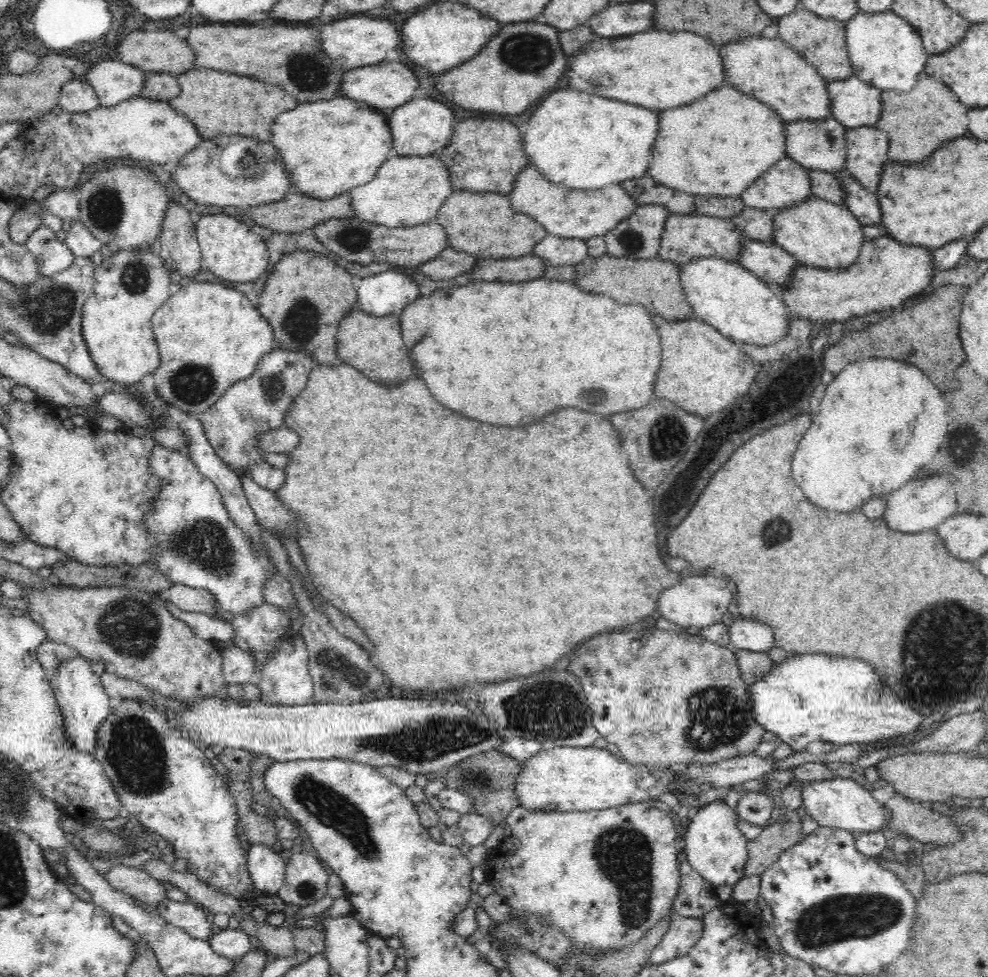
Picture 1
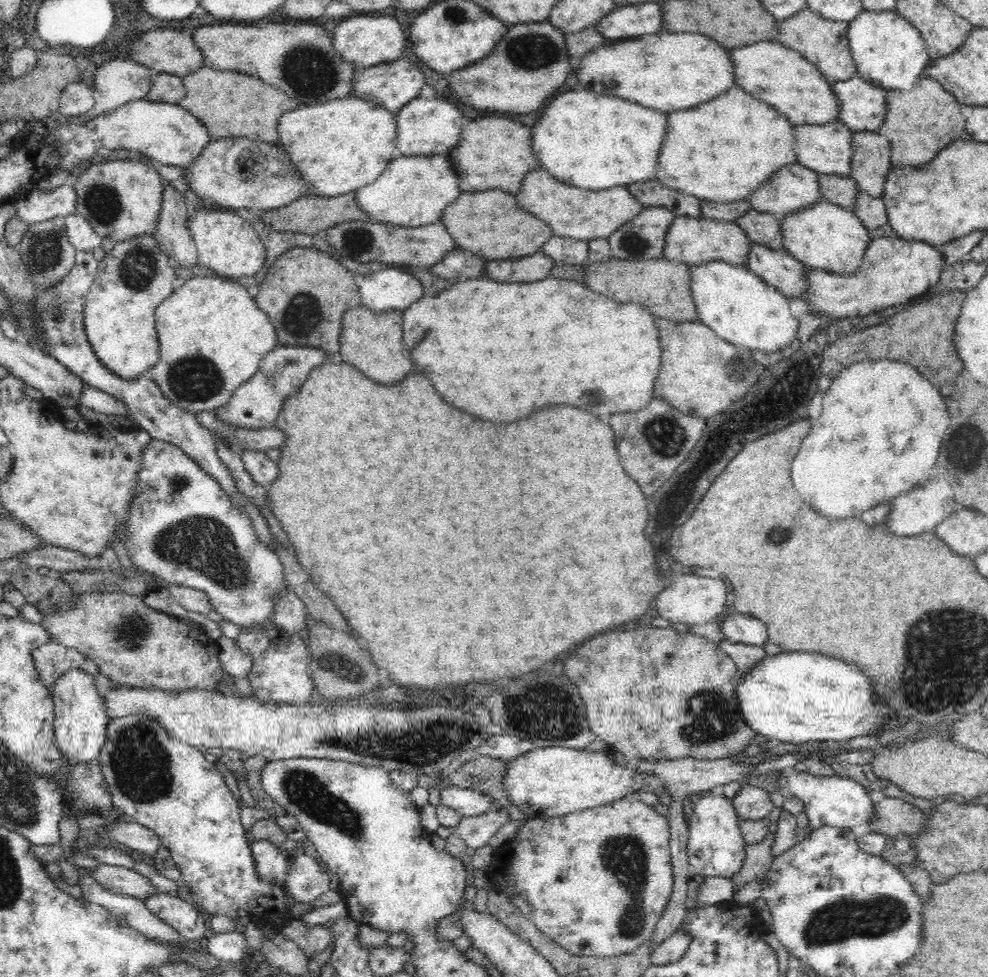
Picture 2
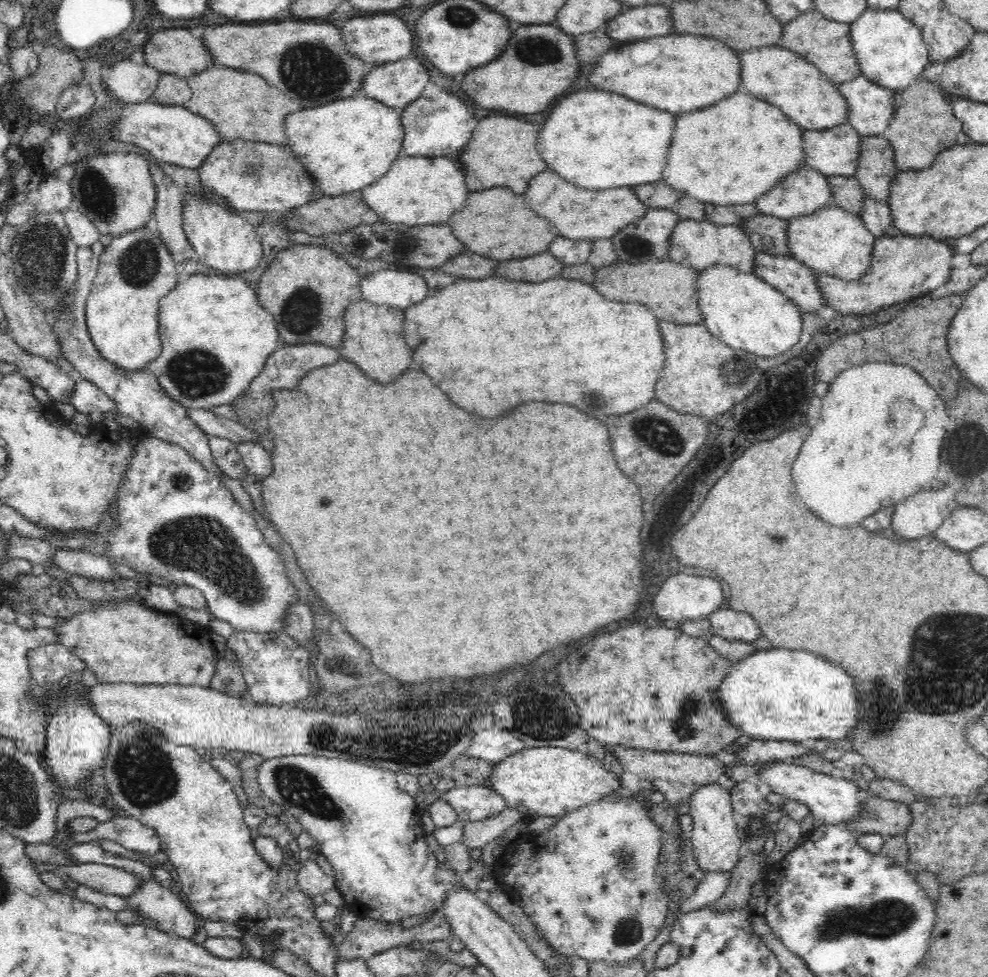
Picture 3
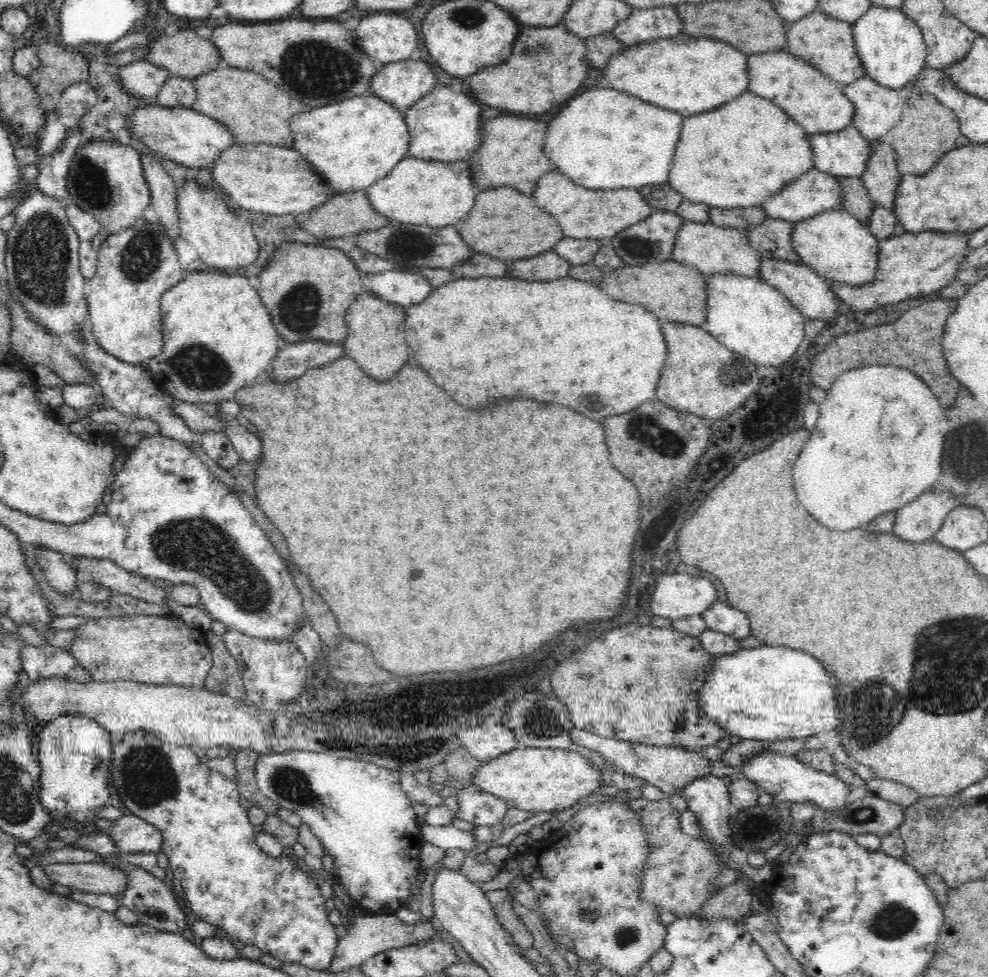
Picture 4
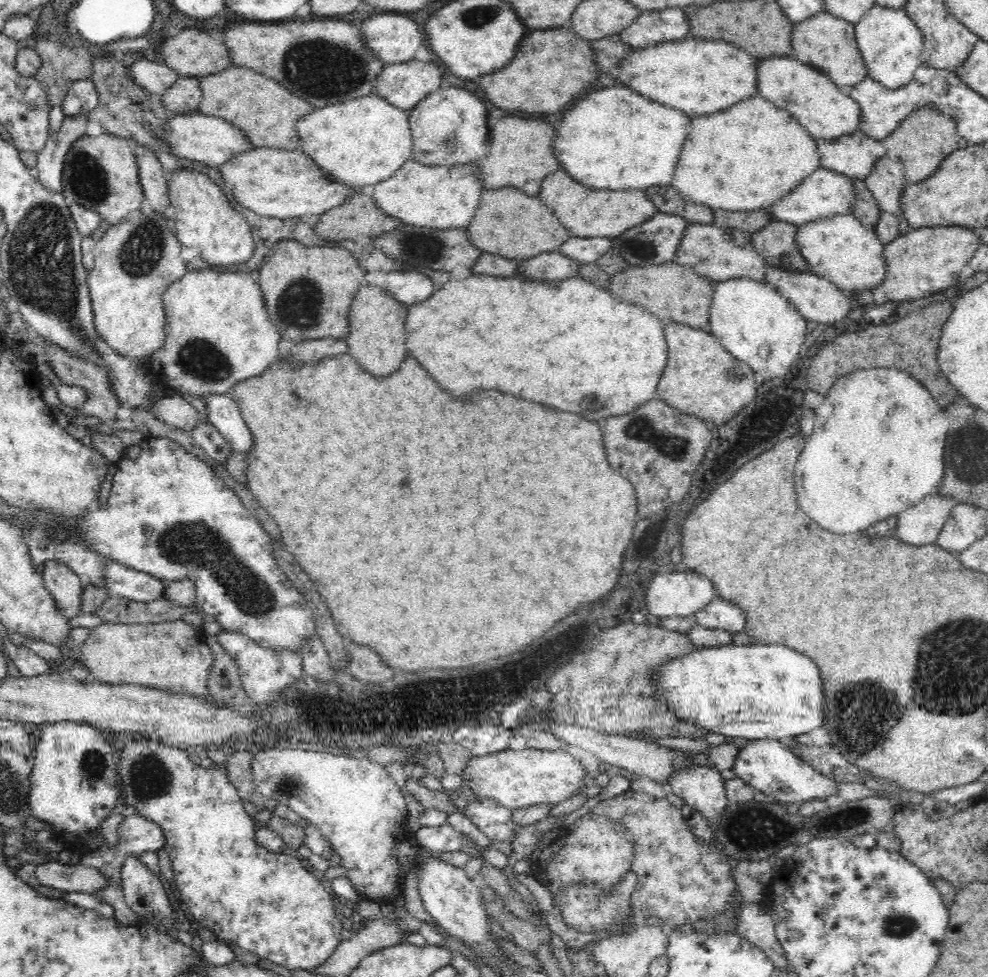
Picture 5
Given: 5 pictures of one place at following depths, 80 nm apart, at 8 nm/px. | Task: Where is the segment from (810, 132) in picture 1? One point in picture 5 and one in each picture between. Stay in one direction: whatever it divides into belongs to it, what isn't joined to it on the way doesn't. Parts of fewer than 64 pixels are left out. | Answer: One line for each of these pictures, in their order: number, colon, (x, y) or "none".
2: (825, 148)
3: (834, 150)
4: (842, 153)
5: (853, 154)

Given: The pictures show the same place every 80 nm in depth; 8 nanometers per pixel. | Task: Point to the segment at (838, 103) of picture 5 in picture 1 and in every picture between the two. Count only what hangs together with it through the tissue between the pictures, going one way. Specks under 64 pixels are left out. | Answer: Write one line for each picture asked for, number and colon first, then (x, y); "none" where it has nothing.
1: (767, 69)
2: (769, 71)
3: (772, 73)
4: (815, 102)

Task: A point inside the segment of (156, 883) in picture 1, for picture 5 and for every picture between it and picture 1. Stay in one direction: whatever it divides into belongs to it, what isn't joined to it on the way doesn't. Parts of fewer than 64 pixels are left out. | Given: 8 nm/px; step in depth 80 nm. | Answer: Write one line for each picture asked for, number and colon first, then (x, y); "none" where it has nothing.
2: (120, 879)
3: (109, 879)
4: (99, 877)
5: (78, 877)

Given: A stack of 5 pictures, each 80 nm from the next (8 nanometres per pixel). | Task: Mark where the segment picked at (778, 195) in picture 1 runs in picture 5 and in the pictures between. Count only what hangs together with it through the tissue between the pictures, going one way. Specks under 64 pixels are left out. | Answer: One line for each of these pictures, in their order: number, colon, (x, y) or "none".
2: (793, 186)
3: (801, 192)
4: (813, 192)
5: (823, 193)

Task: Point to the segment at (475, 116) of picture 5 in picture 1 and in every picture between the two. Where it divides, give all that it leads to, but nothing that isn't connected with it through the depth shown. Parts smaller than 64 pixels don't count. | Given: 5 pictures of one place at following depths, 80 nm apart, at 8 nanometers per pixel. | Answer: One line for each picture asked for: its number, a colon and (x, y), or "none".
1: (420, 127)
2: (424, 127)
3: (433, 127)
4: (443, 126)

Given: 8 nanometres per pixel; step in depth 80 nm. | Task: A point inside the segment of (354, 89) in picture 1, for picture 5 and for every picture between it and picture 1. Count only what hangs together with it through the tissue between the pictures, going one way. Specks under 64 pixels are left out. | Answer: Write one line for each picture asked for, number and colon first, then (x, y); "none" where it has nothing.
2: (392, 84)
3: (396, 84)
4: (401, 84)
5: (404, 84)

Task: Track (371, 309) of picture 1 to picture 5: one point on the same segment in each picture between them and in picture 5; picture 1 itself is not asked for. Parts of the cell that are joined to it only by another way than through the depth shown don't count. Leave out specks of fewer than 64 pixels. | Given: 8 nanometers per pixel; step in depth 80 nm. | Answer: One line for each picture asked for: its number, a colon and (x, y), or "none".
2: (389, 289)
3: (389, 287)
4: (404, 289)
5: (410, 287)

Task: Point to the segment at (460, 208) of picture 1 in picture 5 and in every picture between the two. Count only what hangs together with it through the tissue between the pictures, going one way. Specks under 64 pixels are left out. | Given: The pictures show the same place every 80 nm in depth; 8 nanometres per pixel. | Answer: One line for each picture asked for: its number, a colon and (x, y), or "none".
2: (474, 220)
3: (521, 233)
4: (502, 223)
5: (507, 222)

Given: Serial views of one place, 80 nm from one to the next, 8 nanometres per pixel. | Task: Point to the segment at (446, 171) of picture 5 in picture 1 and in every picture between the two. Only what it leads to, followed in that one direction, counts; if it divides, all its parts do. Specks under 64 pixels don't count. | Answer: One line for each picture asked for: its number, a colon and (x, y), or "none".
1: (405, 190)
2: (412, 191)
3: (415, 191)
4: (416, 191)

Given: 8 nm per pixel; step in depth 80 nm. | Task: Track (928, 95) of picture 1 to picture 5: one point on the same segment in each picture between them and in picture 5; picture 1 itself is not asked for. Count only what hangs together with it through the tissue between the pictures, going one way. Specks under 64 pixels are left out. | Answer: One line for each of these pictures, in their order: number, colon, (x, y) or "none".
2: (919, 125)
3: (915, 131)
4: (926, 129)
5: (926, 135)

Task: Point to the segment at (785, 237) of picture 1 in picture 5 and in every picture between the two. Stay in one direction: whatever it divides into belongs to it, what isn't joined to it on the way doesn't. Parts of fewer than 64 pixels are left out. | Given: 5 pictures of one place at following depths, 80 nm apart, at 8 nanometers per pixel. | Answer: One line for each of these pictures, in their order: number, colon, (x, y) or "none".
2: (825, 236)
3: (833, 241)
4: (837, 246)
5: (840, 249)

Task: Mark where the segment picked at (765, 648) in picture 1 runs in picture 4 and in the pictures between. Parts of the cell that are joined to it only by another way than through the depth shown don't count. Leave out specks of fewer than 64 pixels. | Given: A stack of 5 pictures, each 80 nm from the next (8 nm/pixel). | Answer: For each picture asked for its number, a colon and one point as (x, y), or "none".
2: (739, 628)
3: (735, 626)
4: (721, 617)

